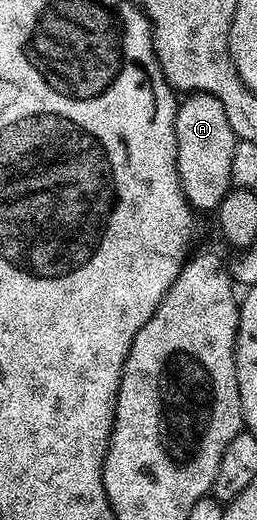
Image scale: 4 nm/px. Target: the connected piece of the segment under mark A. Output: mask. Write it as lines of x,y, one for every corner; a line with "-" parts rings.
207,93
189,94
179,102
174,134
177,141
178,184
187,204
197,212
217,210
231,190
232,154
237,137
228,123
224,105

